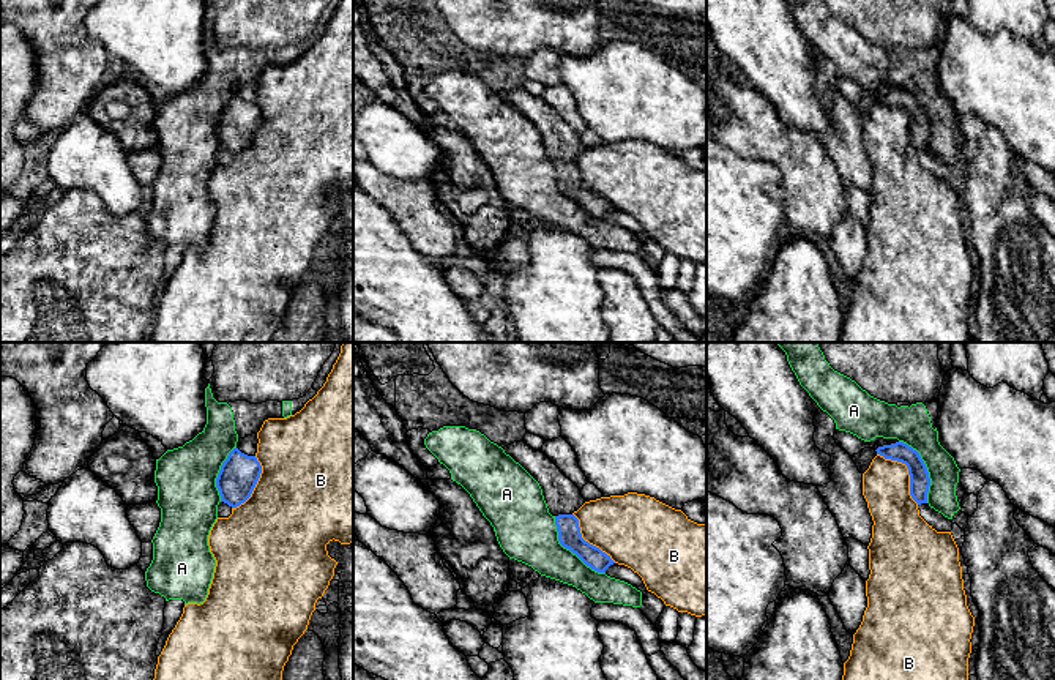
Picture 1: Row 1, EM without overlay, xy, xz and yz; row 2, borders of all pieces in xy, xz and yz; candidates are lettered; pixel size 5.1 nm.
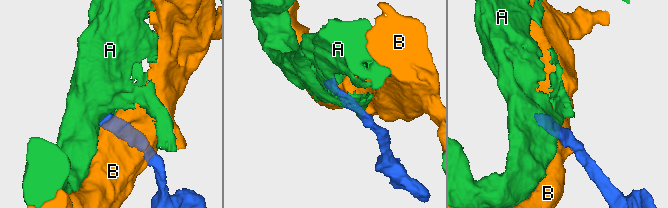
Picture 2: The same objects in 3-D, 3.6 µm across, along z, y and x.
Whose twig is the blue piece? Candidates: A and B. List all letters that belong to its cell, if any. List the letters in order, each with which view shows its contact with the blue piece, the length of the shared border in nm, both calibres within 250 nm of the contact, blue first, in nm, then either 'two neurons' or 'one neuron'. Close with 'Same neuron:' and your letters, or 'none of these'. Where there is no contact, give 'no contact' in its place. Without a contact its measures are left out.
A: meets blue in xz; contact 400 nm long; 120 nm thick on the blue side, 300 nm on the other; two neurons
B: meets blue in yz; contact 340 nm long; 110 nm thick on the blue side, 240 nm on the other; two neurons
Same neuron: none of these

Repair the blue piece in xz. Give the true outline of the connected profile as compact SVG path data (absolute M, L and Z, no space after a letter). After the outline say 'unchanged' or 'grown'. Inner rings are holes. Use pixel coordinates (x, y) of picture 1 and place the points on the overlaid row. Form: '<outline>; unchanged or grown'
M524 440L503 450L539 483L549 513L555 517L560 544L591 570L606 573L615 562L582 538L579 519L572 514L587 502L580 489L544 453L535 451Z; grown

